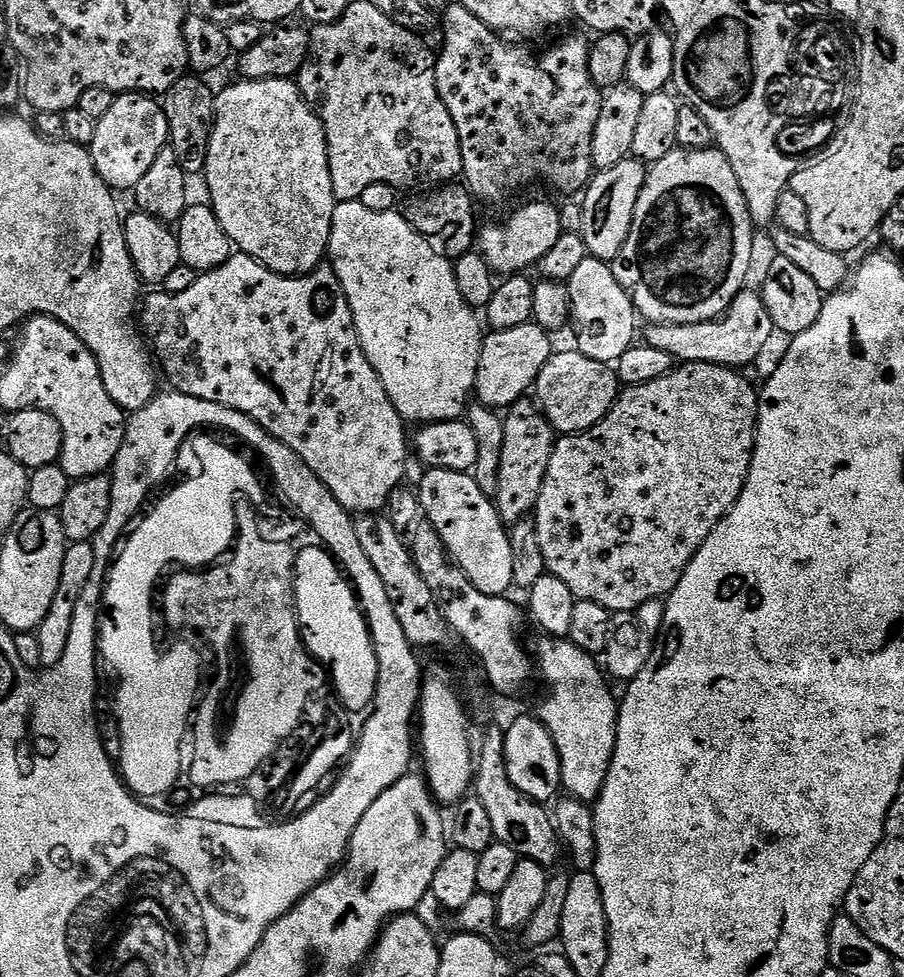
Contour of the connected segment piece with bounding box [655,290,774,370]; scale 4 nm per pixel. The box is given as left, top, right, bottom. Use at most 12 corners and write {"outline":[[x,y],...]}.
{"outline":[[759,291],[739,292],[700,340],[659,340],[673,361],[744,370],[774,337]]}

